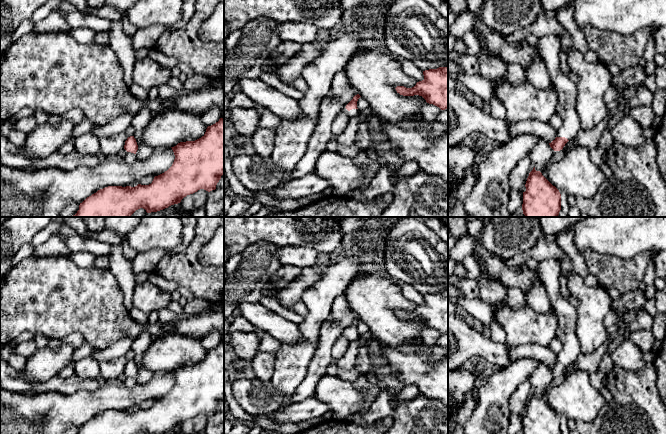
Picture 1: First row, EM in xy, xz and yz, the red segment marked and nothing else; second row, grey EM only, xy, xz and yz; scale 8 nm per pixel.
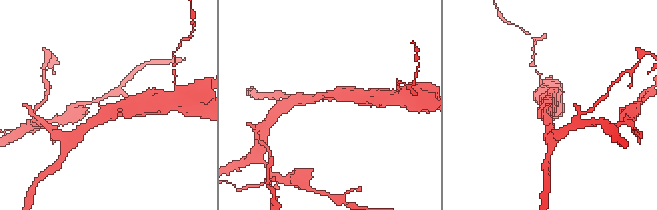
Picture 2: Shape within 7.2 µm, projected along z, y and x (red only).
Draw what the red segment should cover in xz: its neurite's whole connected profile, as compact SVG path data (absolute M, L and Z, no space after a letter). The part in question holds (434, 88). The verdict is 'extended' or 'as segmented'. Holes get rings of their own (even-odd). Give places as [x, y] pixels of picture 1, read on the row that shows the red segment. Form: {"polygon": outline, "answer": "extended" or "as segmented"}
{"polygon": "M448 67L423 71L424 79L412 88L397 86L397 93L403 96L422 96L427 103L448 109Z", "answer": "as segmented"}

